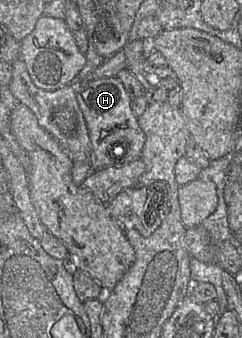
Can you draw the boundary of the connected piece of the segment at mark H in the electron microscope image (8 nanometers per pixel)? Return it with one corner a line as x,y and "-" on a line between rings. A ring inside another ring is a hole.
117,77
86,81
76,85
75,91
89,130
92,145
90,162
92,169
95,171
110,166
123,166
141,158
146,135
132,111
132,98
127,93
122,81
-
117,143
126,146
126,153
121,158
115,158
112,155
112,148

